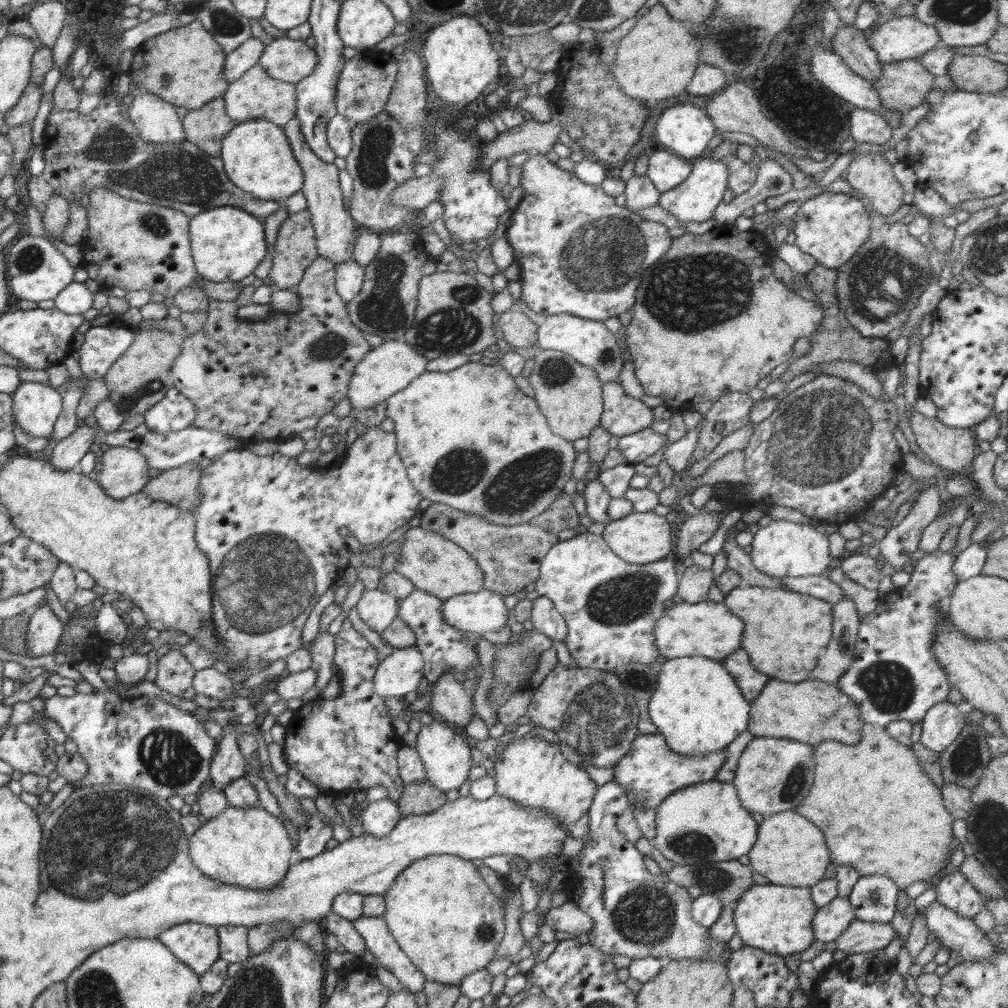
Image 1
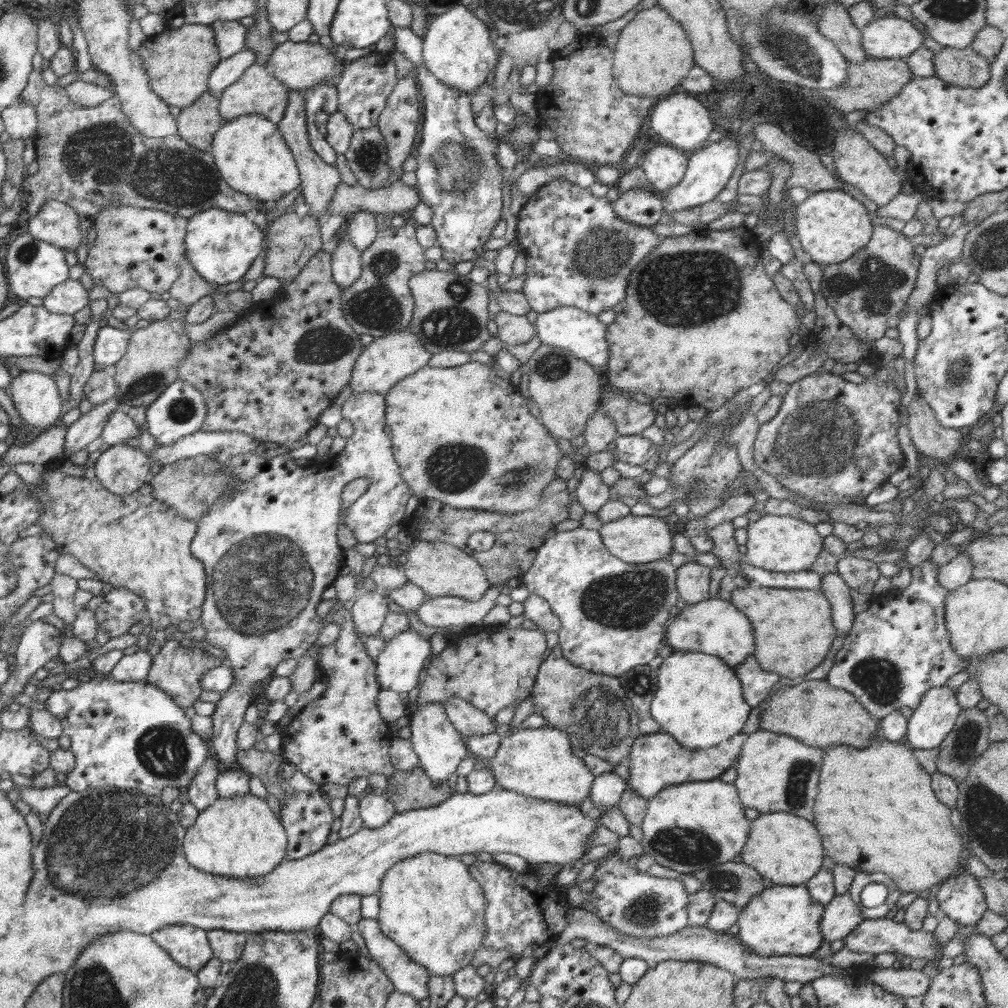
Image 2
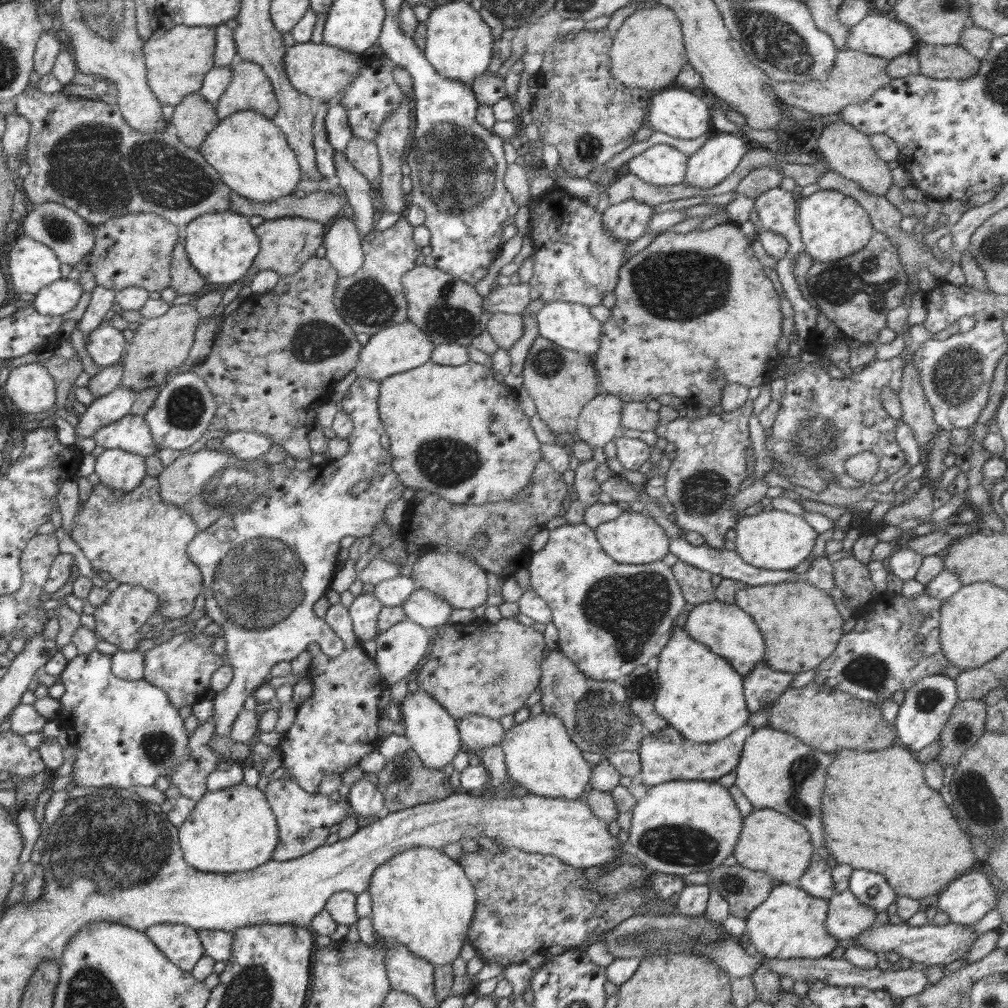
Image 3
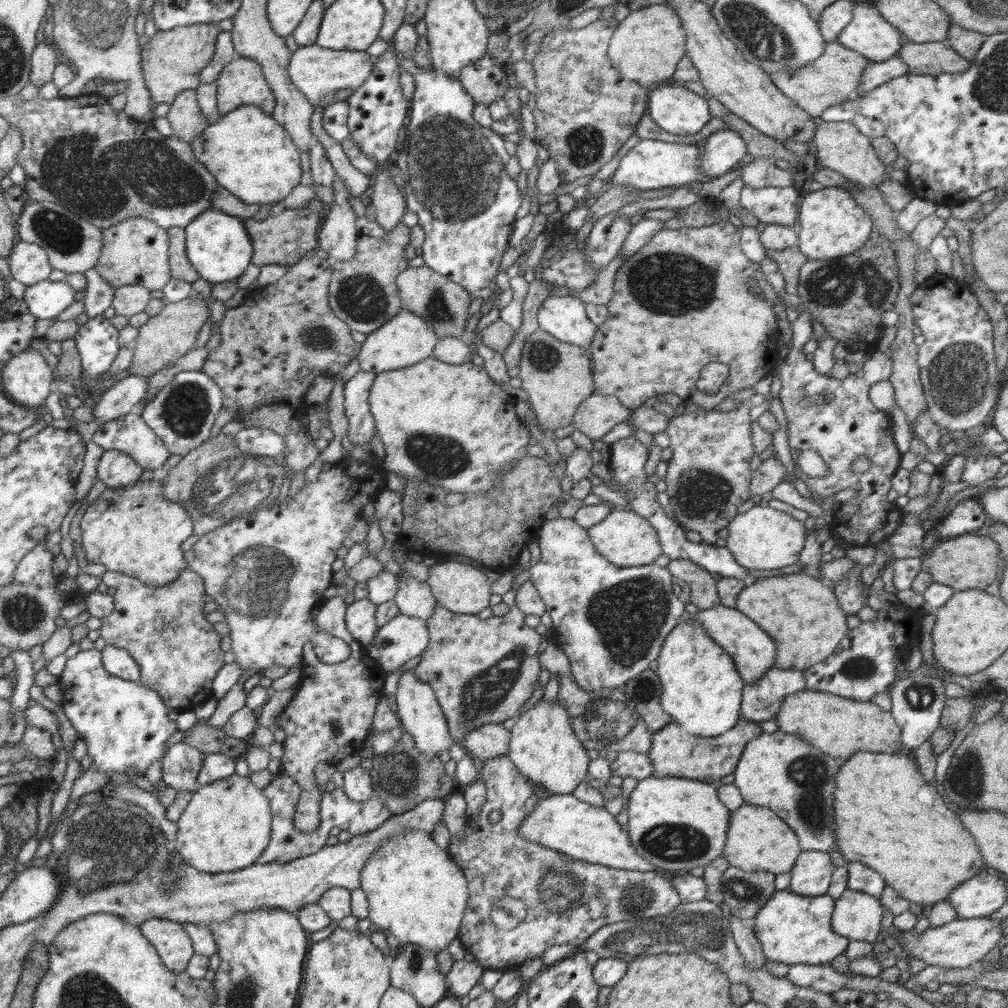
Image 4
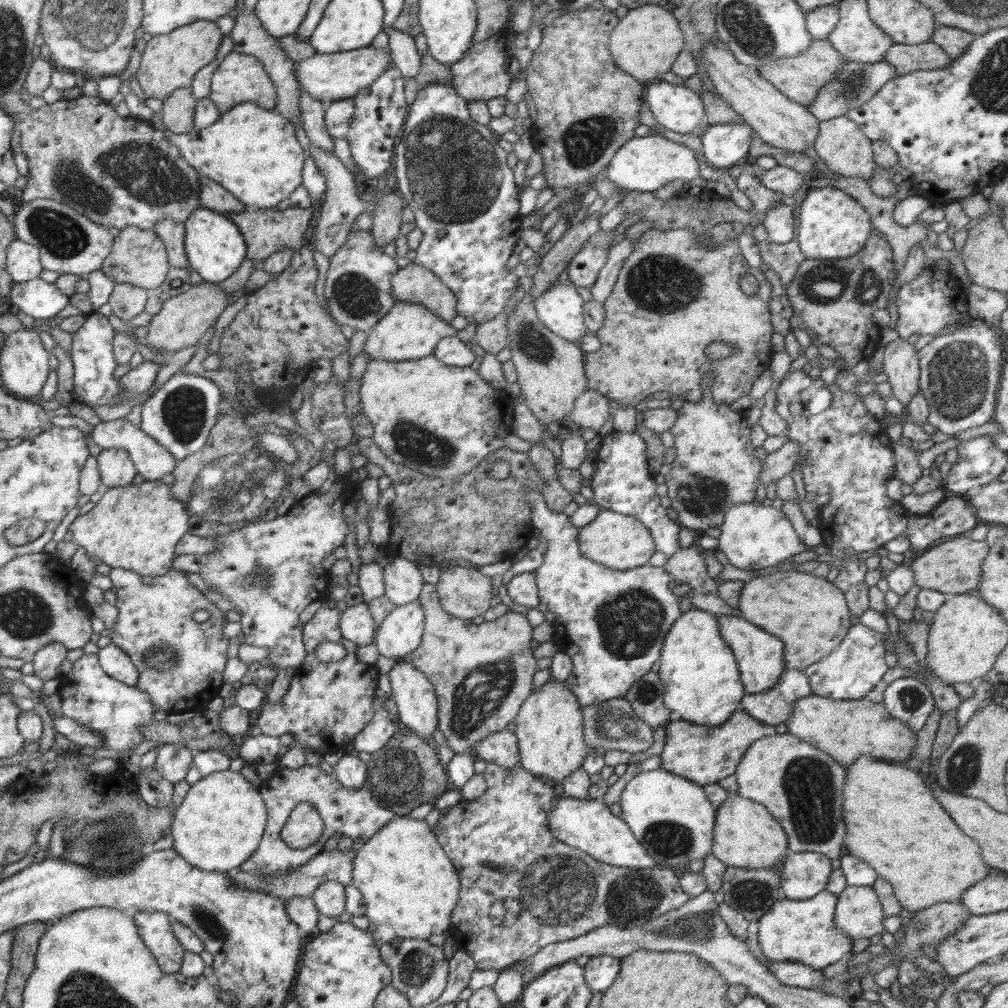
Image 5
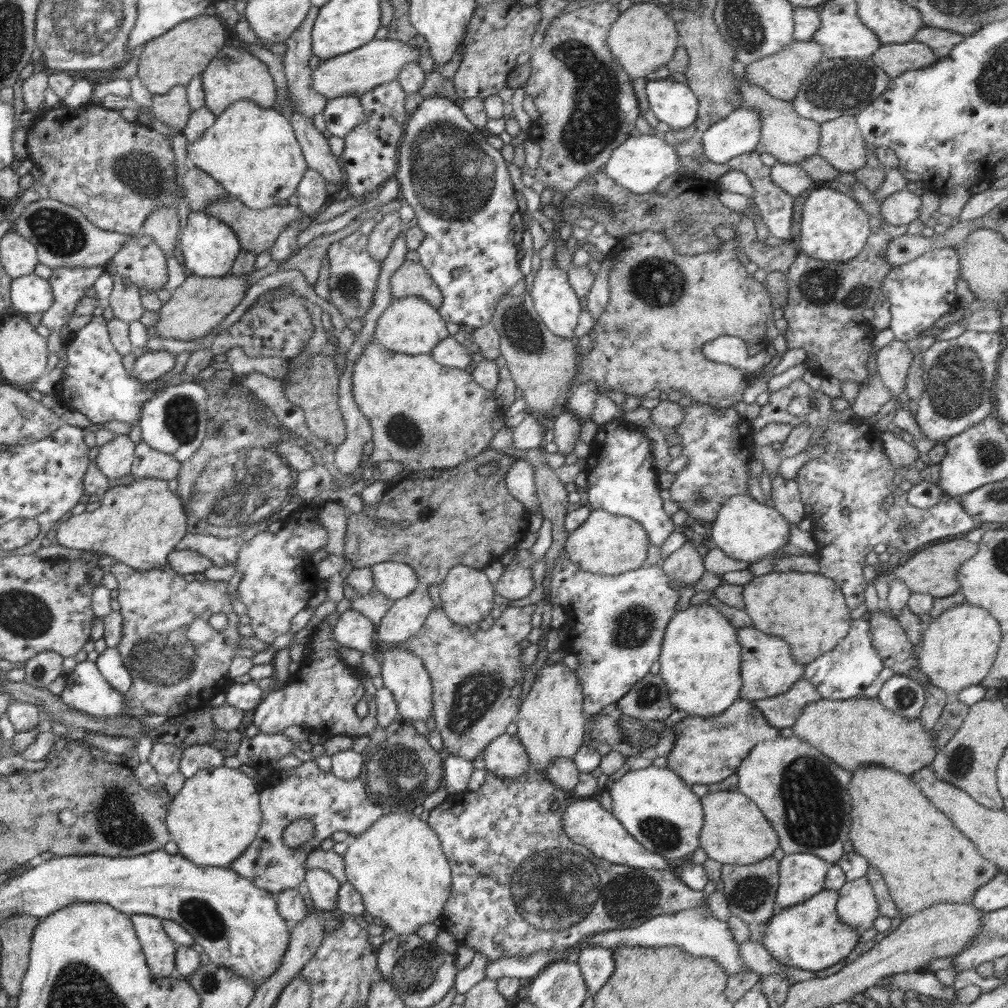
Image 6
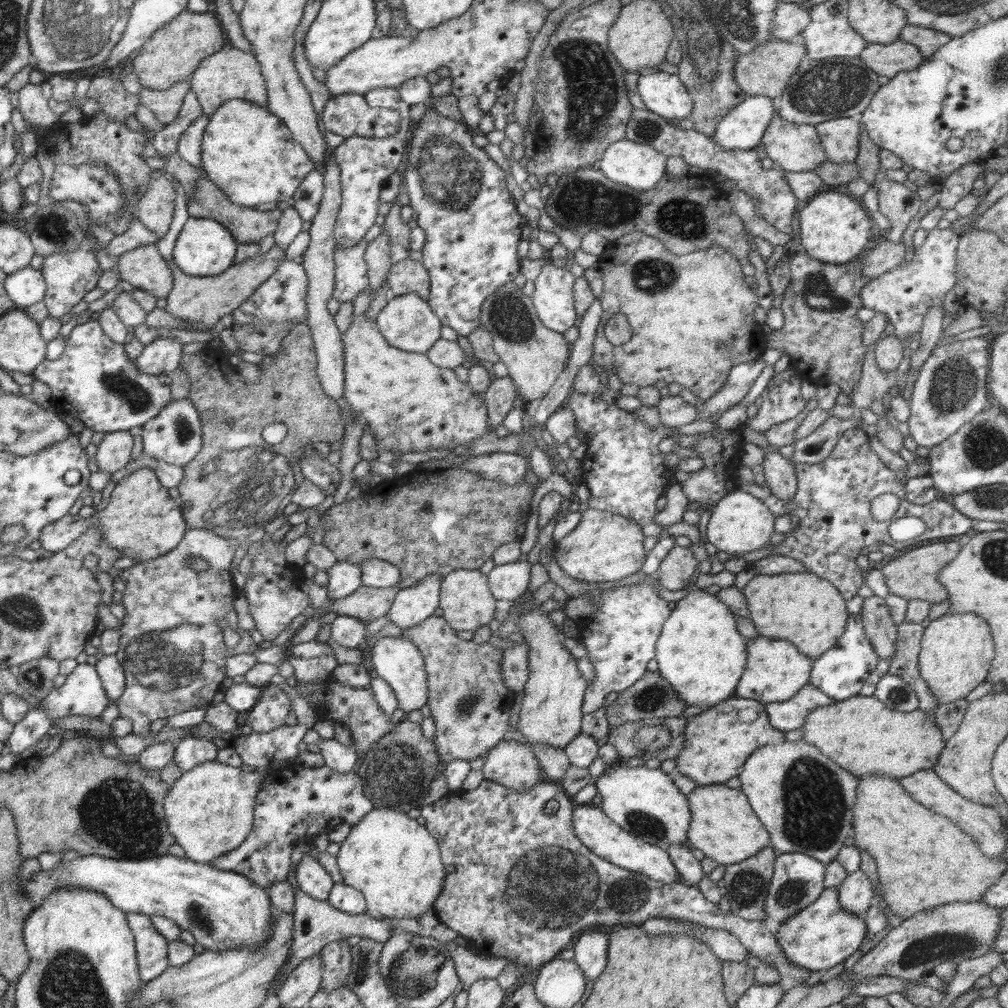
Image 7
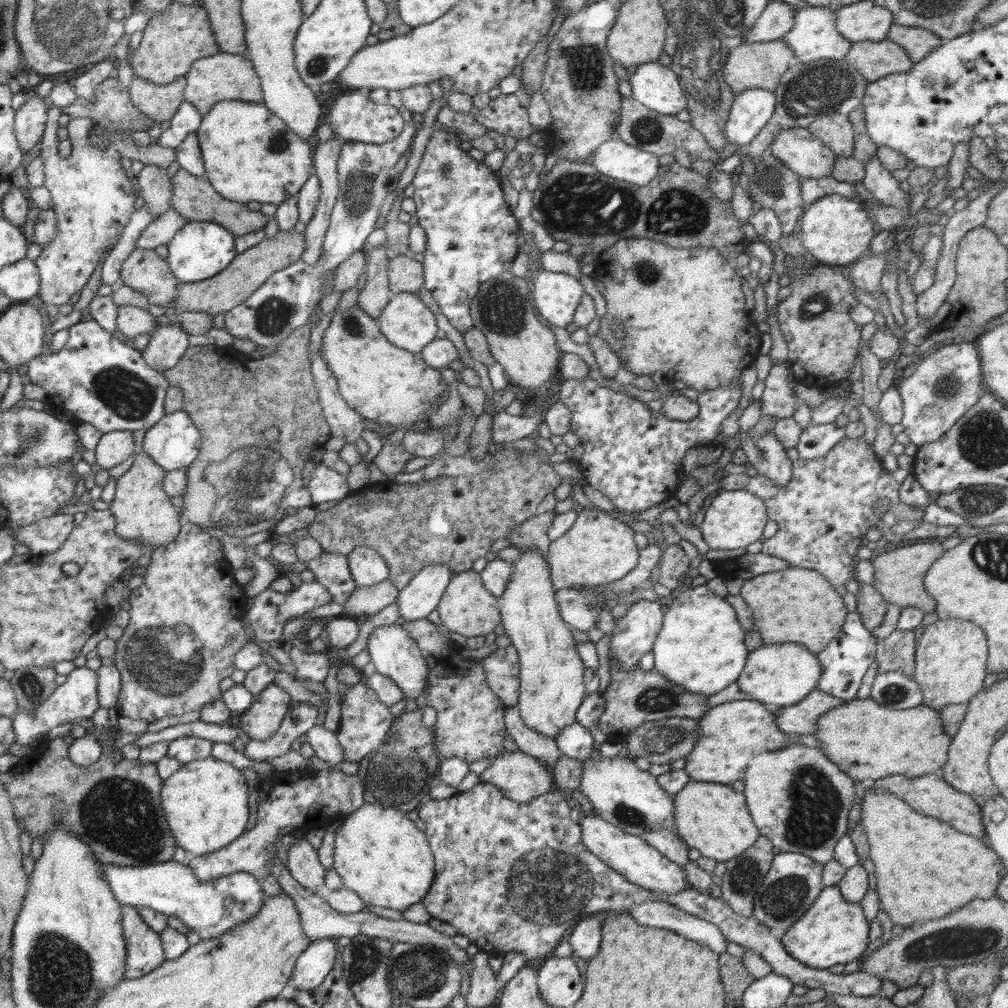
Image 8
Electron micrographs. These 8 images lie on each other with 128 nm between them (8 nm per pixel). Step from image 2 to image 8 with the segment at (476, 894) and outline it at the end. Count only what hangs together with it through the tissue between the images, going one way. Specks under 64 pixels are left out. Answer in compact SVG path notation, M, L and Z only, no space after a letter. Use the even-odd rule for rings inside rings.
M365 802L356 812L344 817L335 832L333 860L333 869L342 878L343 886L356 892L366 905L378 908L404 912L412 904L422 902L434 882L434 855L425 832L394 807L383 808L382 805Z

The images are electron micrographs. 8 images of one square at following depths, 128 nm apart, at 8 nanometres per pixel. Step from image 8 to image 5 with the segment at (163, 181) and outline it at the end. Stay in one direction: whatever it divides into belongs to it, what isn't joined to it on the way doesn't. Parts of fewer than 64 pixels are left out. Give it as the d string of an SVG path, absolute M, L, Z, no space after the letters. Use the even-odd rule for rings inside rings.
M166 219L154 224L150 230L154 231L164 242L169 266L186 269L190 273L191 267L184 246L185 226Z

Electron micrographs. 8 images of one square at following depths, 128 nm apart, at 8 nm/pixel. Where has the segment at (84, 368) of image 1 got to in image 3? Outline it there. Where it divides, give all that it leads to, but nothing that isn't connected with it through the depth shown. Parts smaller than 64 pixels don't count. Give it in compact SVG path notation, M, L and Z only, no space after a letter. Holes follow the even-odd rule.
M111 324L98 326L94 332L90 332L86 349L94 363L104 368L120 361L120 356L127 350L126 338L121 330Z

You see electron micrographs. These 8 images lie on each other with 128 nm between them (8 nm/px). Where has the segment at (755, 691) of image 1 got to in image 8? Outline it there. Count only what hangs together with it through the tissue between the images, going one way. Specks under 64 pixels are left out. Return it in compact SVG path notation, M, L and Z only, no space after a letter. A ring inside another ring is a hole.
M812 690L802 701L774 711L776 726L790 735L815 734L818 717L844 701L827 692Z

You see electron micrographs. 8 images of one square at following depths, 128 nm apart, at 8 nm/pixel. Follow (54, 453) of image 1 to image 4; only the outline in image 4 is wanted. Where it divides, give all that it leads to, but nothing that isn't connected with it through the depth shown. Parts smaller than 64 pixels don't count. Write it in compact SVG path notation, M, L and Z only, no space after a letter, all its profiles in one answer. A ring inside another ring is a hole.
M128 376L97 397L93 406L95 422L106 424L126 414L133 413L140 400L146 396L148 378Z

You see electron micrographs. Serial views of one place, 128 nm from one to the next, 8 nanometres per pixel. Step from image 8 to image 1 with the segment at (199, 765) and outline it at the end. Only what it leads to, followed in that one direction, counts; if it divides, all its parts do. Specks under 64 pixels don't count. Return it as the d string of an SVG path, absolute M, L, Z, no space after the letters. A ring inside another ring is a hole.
M228 806L222 814L198 826L198 830L190 836L188 849L192 863L206 876L210 876L216 882L239 886L248 891L270 891L280 886L294 857L294 846L283 821L260 807L240 810Z

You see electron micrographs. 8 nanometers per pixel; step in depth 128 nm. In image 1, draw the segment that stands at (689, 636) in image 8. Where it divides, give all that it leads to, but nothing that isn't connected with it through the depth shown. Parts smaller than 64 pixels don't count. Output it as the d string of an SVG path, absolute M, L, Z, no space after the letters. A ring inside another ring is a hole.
M702 656L667 659L657 667L655 690L650 697L648 710L650 720L658 728L658 733L664 736L663 740L670 751L686 757L704 757L724 749L748 728L750 702L742 696L736 682L723 667L720 661Z

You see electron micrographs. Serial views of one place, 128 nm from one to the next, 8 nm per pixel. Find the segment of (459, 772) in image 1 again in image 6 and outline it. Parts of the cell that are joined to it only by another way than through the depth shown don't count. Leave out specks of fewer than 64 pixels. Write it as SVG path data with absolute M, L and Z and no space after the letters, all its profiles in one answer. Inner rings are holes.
M404 648L388 649L380 654L378 660L381 662L384 687L394 696L402 722L411 723L414 720L426 722L432 716L434 703L432 682L424 664Z

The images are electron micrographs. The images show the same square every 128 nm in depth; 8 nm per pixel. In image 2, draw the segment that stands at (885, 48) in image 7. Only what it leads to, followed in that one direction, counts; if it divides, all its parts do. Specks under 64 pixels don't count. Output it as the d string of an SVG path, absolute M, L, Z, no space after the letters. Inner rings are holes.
M944 47L934 53L934 71L946 84L982 88L990 80L990 61L971 47Z

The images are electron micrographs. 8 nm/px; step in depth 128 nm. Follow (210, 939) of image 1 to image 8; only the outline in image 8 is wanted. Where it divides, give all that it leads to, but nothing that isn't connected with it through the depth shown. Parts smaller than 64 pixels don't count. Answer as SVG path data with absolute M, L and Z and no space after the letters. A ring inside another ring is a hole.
M134 906L121 907L122 931L126 939L127 979L142 978L166 960L160 935L142 919Z

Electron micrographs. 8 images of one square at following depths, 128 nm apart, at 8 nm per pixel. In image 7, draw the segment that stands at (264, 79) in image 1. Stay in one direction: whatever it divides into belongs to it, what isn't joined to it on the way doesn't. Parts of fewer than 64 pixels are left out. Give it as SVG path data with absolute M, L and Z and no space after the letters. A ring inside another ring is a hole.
M231 44L224 45L218 52L202 60L190 76L189 84L207 117L212 116L222 103L232 99L247 100L263 107L268 104L266 81L258 59L254 53L240 50Z

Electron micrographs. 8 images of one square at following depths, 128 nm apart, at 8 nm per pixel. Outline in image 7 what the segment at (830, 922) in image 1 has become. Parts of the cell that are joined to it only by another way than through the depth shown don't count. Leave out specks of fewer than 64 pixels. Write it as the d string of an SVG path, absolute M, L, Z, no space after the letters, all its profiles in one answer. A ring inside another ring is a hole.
M858 870L854 874L847 874L842 881L837 887L840 906L850 914L863 917L876 898L870 879L862 870Z

